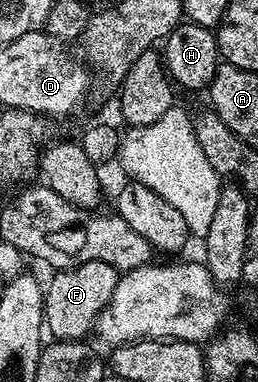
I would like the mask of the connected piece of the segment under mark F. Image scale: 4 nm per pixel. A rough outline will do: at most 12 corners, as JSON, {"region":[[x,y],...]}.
{"region":[[106,261],[60,269],[46,283],[53,340],[84,341],[121,272]]}

